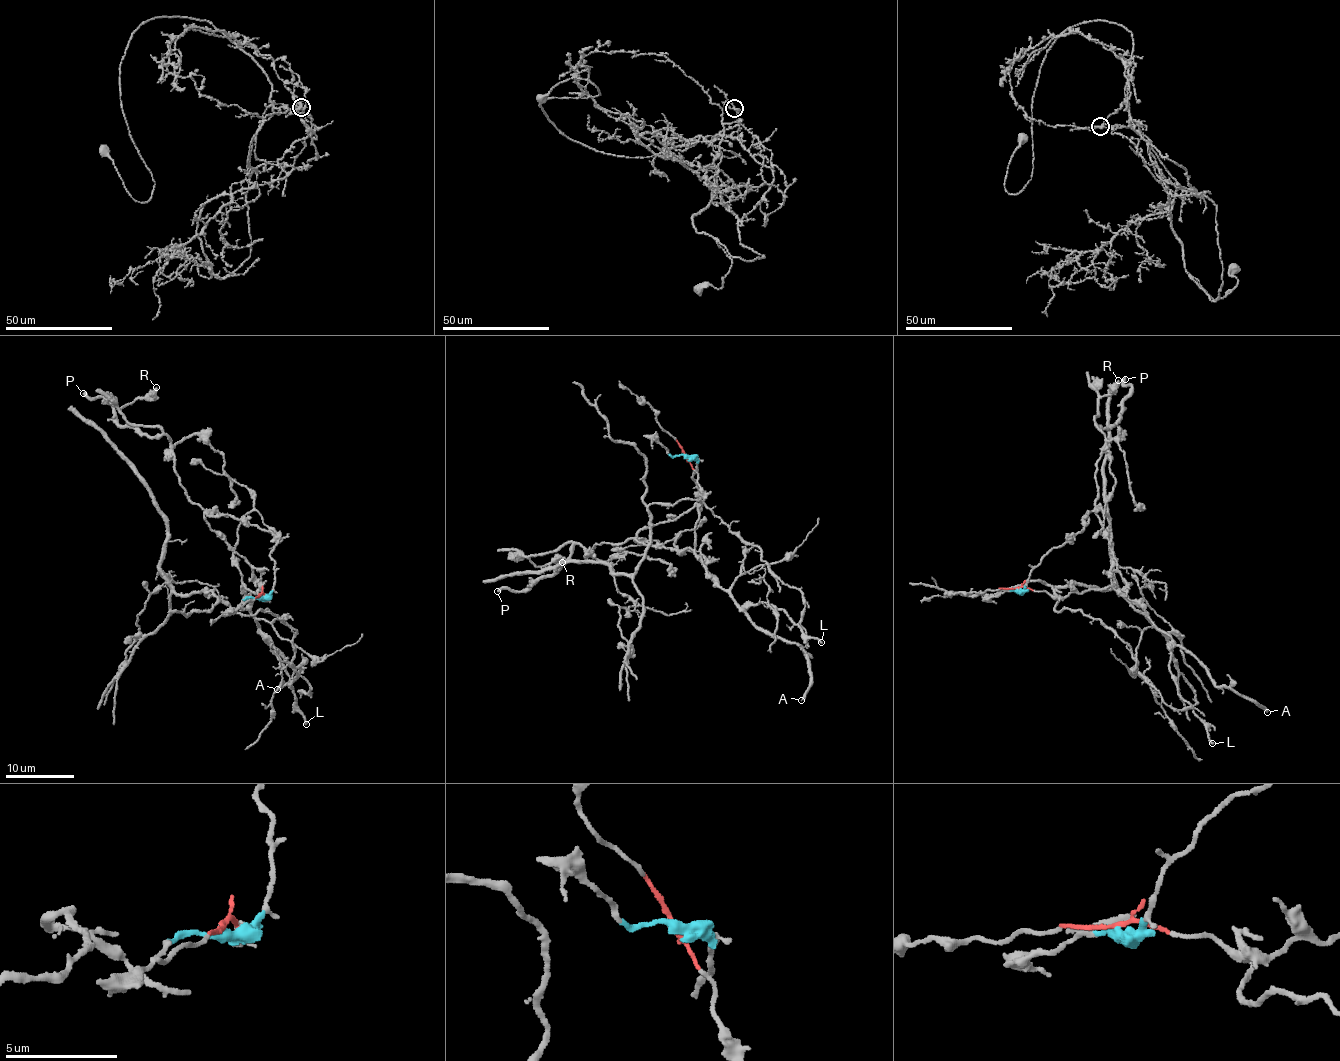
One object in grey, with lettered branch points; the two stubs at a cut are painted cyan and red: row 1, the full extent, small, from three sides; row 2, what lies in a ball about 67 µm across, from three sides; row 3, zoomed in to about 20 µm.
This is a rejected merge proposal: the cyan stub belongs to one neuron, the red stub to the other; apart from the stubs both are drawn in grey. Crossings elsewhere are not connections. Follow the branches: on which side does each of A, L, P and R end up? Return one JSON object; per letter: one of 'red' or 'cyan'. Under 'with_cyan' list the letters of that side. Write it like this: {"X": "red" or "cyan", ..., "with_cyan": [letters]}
{"A": "red", "L": "red", "P": "cyan", "R": "cyan", "with_cyan": ["P", "R"]}

